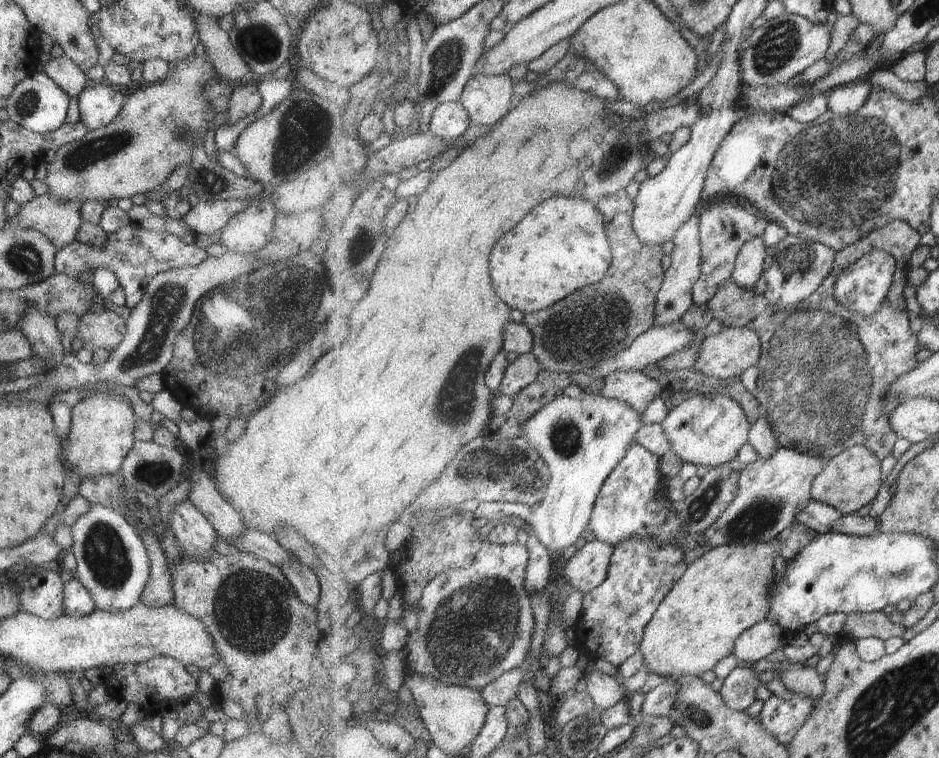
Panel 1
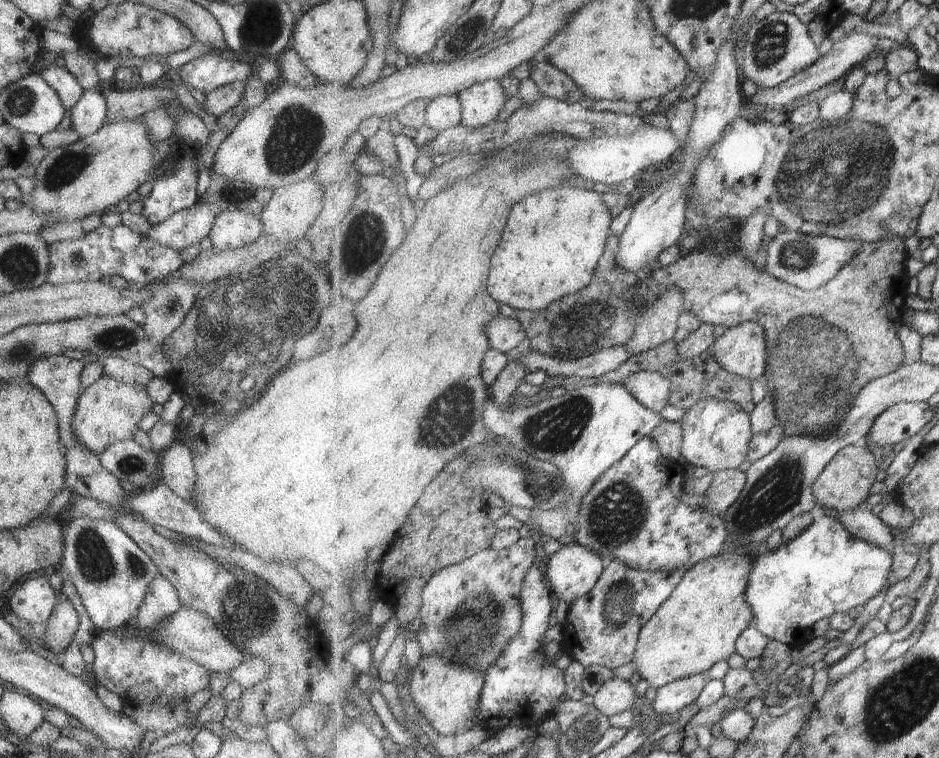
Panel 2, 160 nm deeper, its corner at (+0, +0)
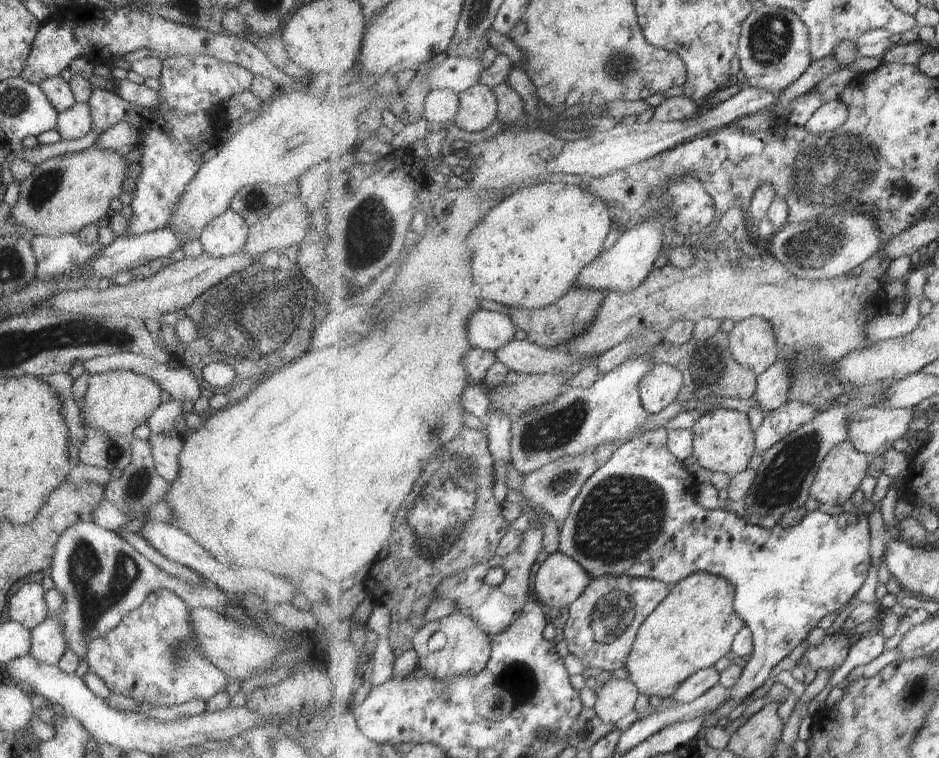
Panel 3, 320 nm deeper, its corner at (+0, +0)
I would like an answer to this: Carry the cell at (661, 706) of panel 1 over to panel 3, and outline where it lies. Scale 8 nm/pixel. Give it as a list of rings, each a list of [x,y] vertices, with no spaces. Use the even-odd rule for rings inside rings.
[[[715,667],[700,670],[679,686],[671,702],[674,704],[689,704],[707,694],[714,686],[719,685],[720,680],[721,673]]]

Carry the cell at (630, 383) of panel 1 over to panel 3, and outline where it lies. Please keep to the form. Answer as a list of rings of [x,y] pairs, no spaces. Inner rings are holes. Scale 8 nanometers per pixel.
[[[669,363],[653,367],[653,370],[643,377],[640,384],[640,396],[647,412],[657,414],[665,410],[671,402],[677,401],[683,383],[682,372]]]

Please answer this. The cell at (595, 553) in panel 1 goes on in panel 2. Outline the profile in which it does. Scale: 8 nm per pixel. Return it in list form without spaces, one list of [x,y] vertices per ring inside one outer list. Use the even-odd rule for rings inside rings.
[[[569,544],[561,546],[556,553],[549,556],[545,576],[549,588],[552,588],[551,592],[558,599],[564,600],[565,603],[571,605],[578,598],[590,594],[603,574],[605,565],[606,561],[598,553],[594,553],[580,544]]]

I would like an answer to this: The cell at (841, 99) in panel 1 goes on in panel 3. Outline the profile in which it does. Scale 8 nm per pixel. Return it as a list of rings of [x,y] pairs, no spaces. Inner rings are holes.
[[[835,99],[823,104],[804,127],[811,135],[821,136],[841,128],[848,118],[848,106],[841,99]]]

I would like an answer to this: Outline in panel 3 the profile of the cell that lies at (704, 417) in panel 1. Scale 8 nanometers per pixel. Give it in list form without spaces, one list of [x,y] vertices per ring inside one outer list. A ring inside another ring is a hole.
[[[713,409],[705,413],[691,429],[694,432],[694,455],[703,468],[712,473],[727,473],[732,477],[746,471],[756,454],[755,430],[749,416],[735,409]]]

